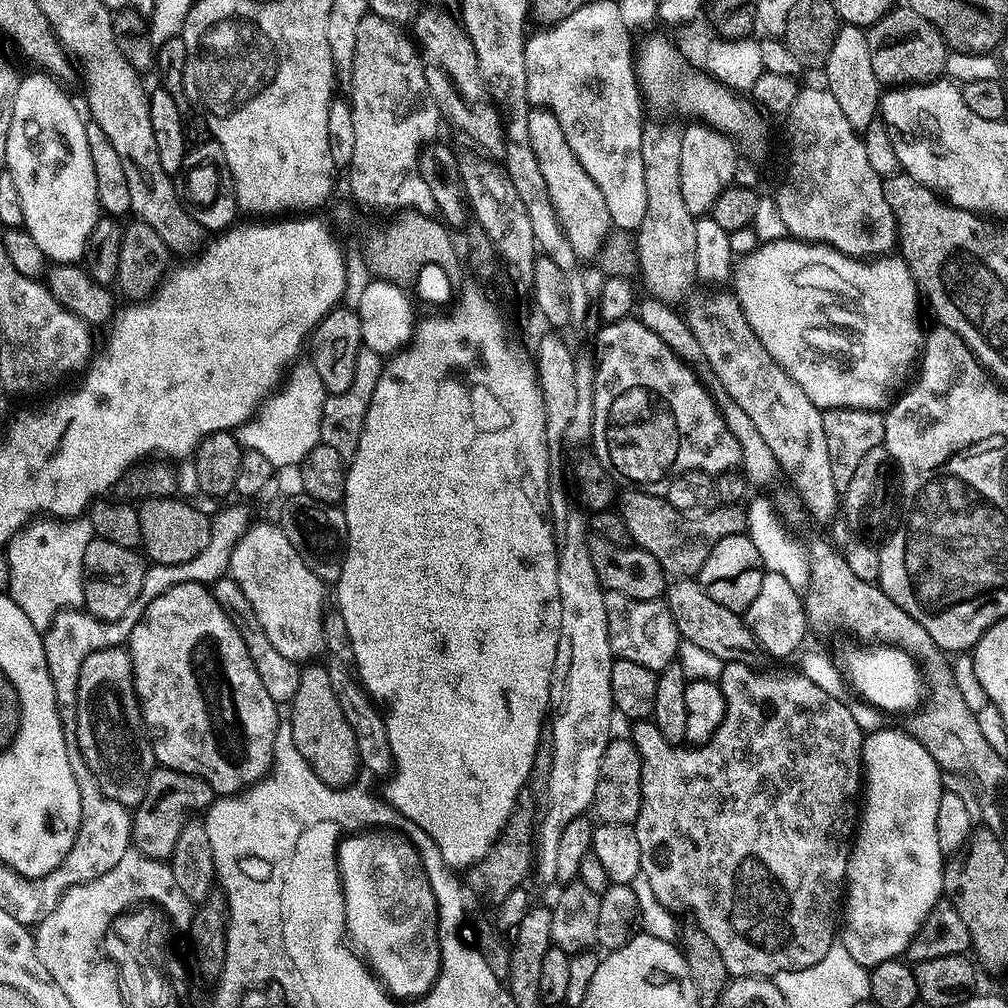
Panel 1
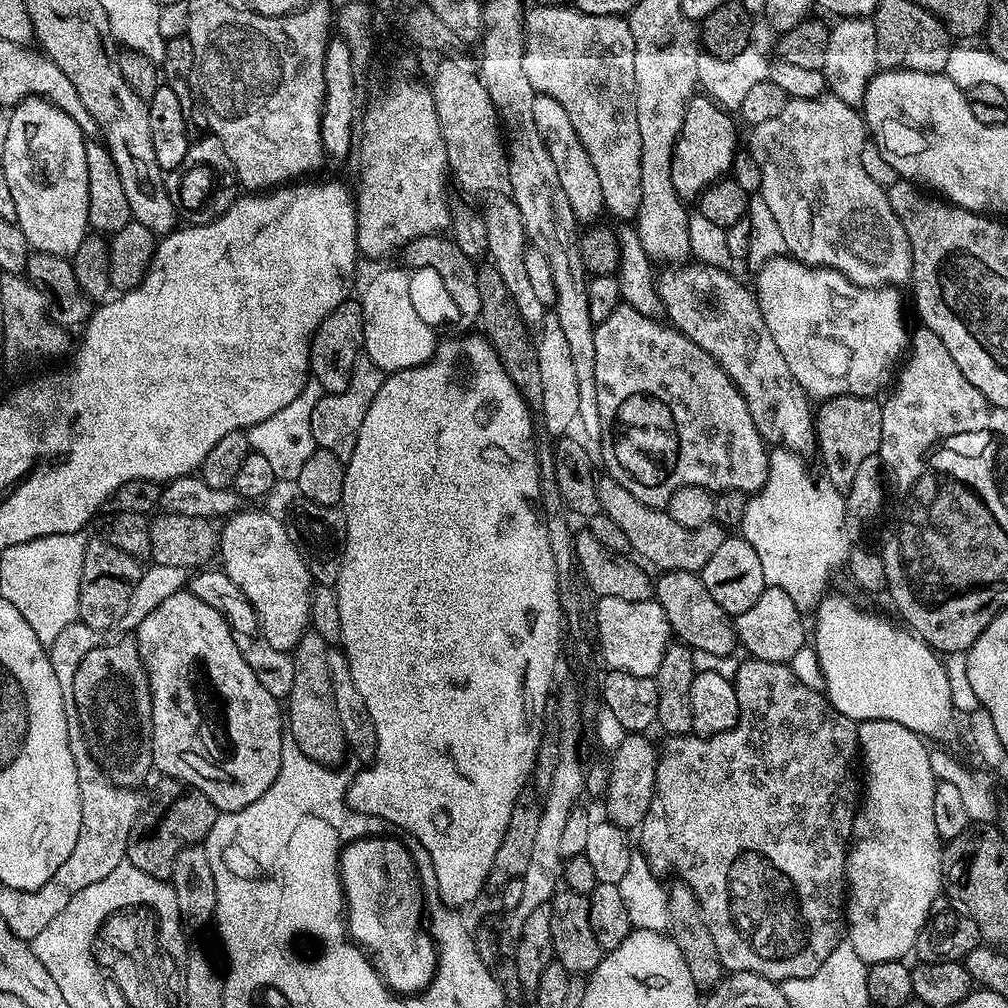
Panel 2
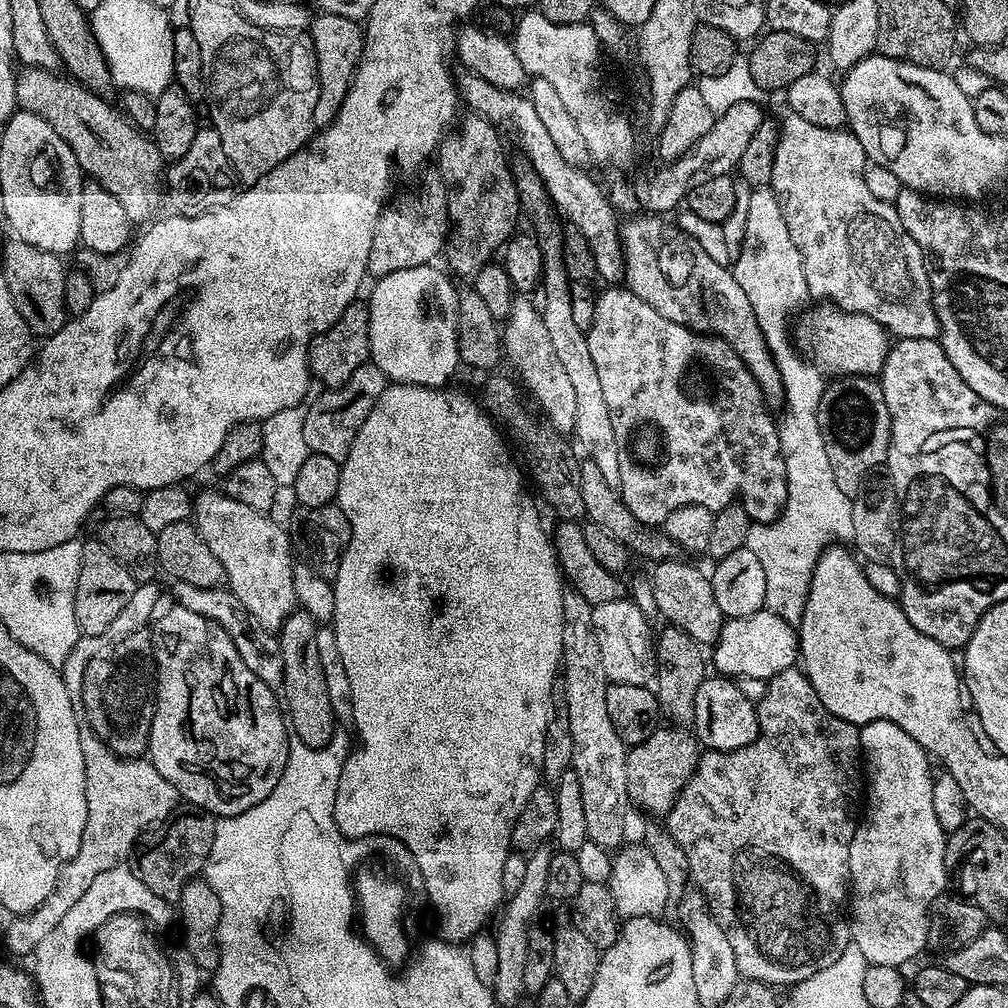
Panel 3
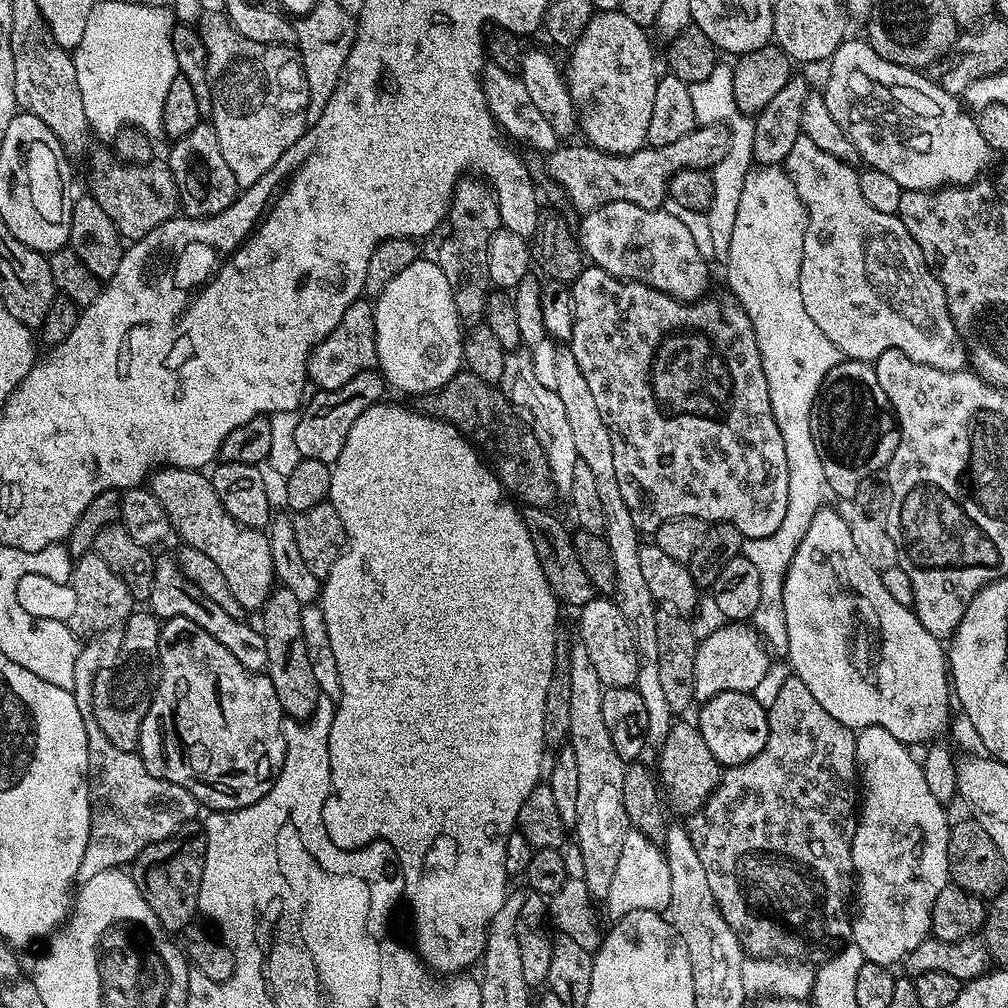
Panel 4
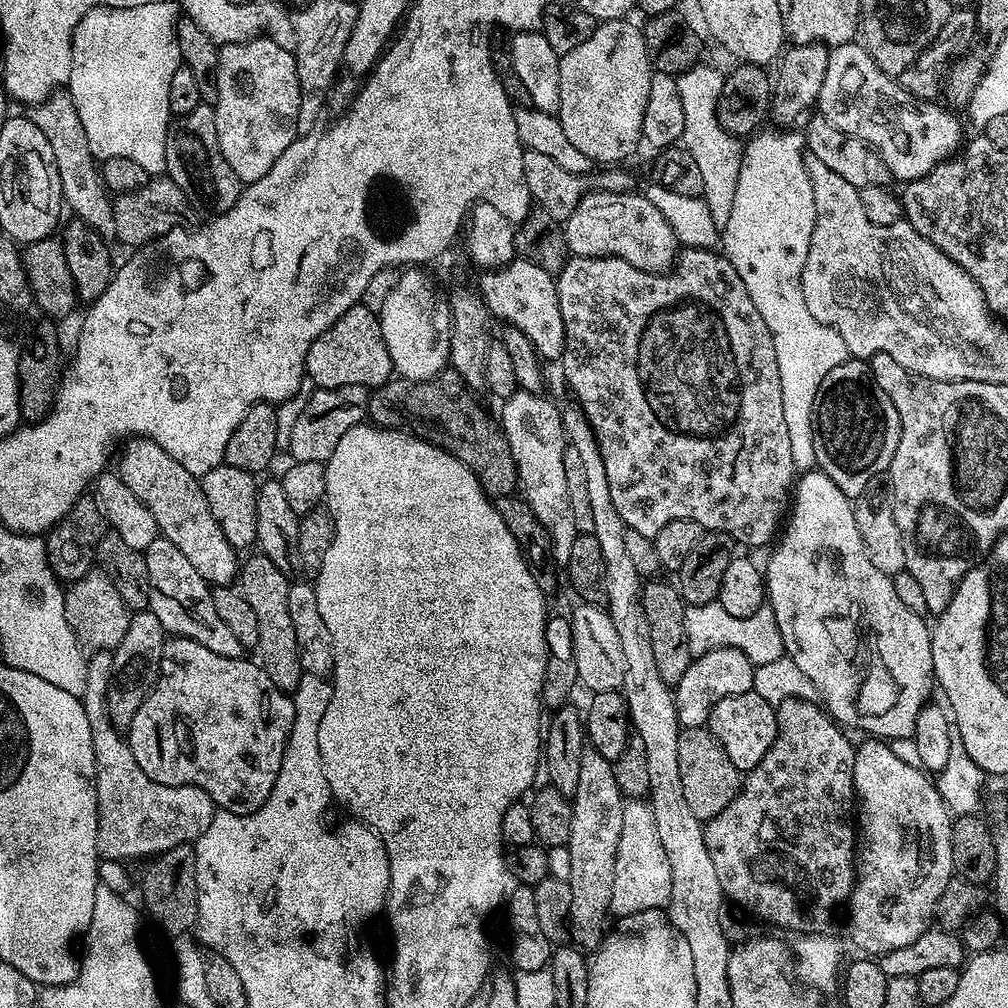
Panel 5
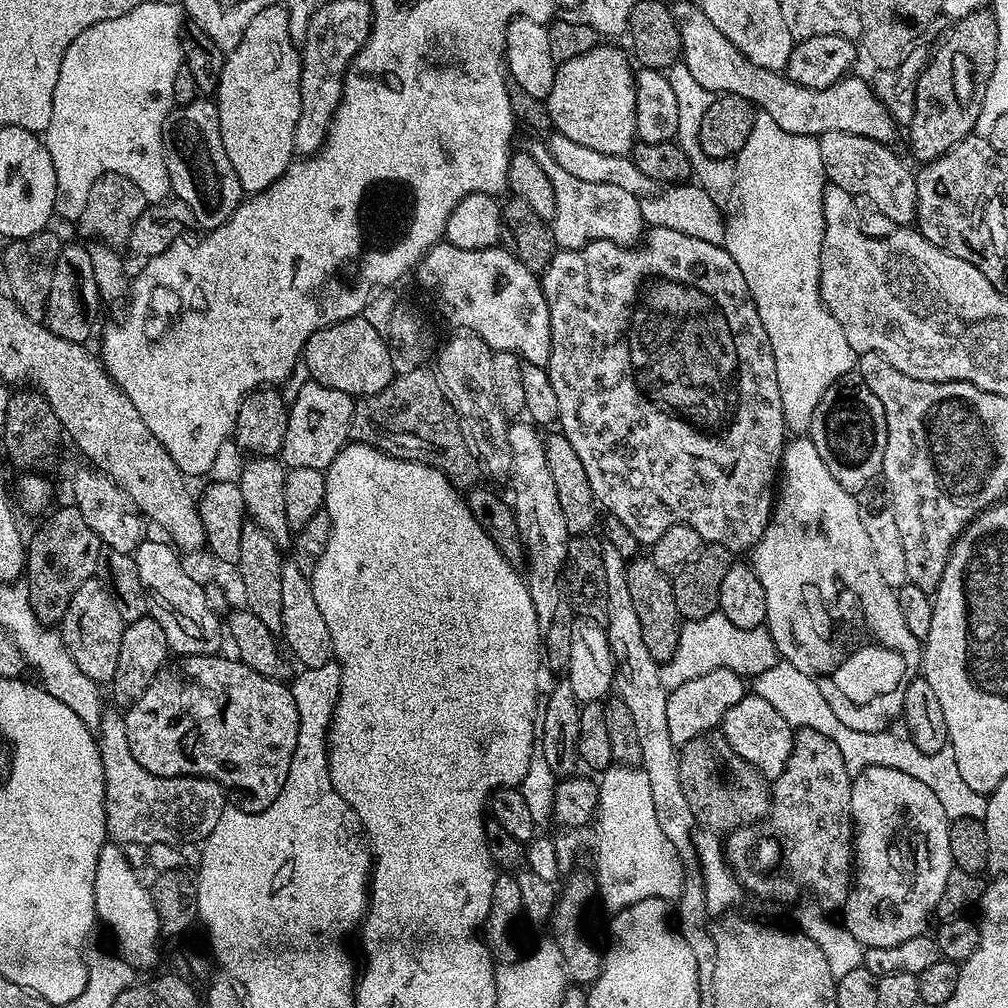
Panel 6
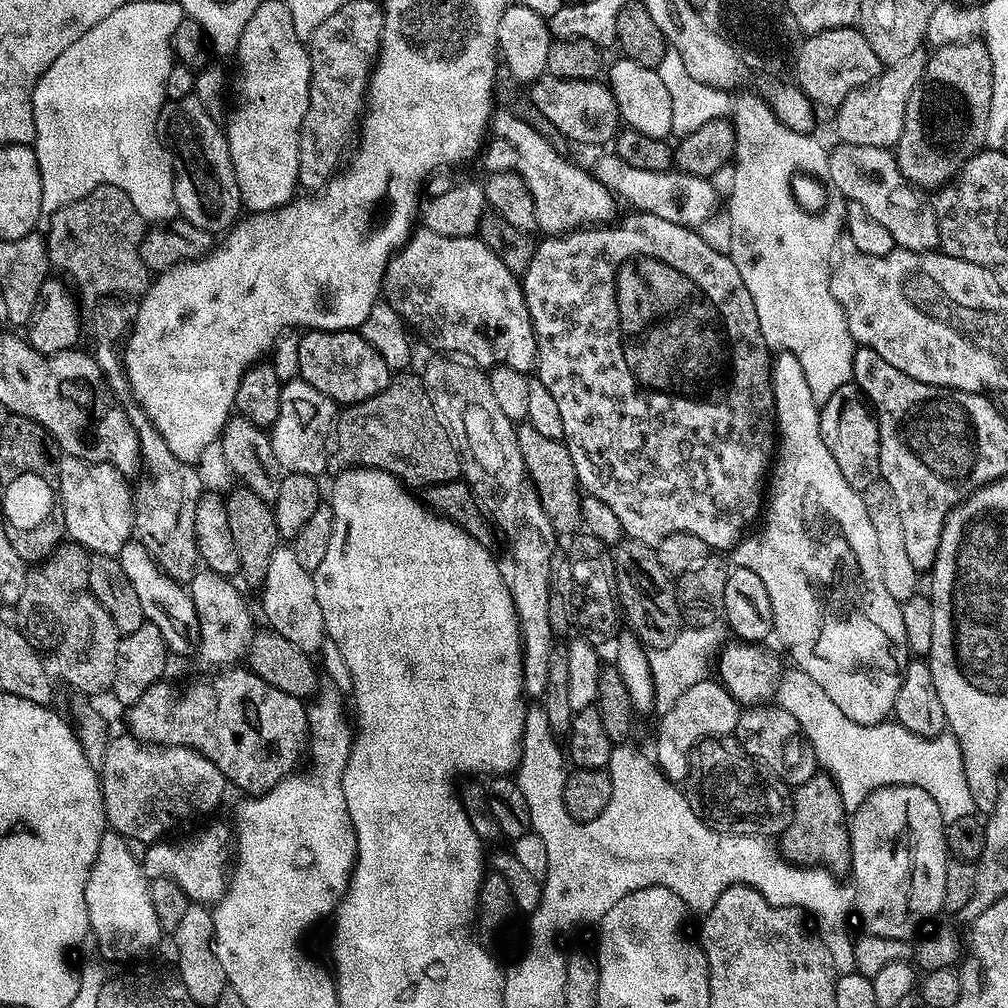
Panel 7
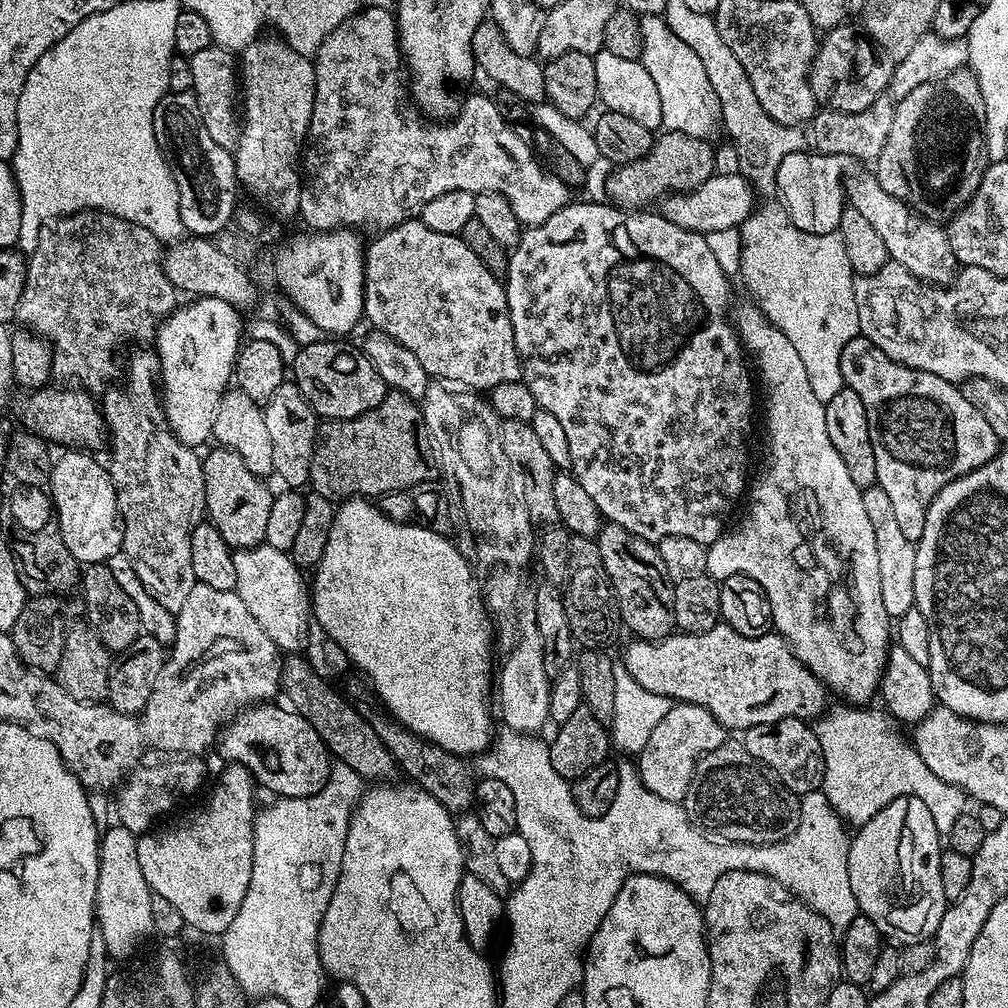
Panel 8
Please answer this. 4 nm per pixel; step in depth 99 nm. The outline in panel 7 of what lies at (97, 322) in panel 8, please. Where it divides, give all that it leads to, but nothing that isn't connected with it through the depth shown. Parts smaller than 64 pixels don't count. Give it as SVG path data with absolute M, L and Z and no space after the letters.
M97 190L51 213L49 220L52 221L46 231L48 263L80 287L81 297L139 298L147 292L150 273L140 253L146 222L124 192Z

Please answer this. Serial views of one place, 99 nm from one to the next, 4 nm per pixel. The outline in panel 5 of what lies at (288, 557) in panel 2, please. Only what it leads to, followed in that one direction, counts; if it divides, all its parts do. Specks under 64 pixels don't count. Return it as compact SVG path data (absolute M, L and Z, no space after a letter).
M132 438L123 448L118 467L120 480L149 508L159 535L174 542L174 546L178 546L178 550L182 550L183 556L190 561L190 566L194 566L194 570L198 570L209 585L231 585L238 576L238 552L230 546L230 542L226 542L222 528L214 522L214 514L210 514L198 477L190 474L182 462L170 458L170 454L152 440Z

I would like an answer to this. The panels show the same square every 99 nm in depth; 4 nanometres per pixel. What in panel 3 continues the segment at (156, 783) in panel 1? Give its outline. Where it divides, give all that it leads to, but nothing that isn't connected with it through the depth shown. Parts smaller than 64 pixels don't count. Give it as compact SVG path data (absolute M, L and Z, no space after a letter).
M203 810L188 811L192 812L186 813L185 816L177 815L167 825L169 828L161 834L157 844L150 845L140 857L135 857L137 860L136 864L134 863L134 871L137 878L146 882L146 886L165 902L179 901L180 891L203 869L210 854L210 846L214 846L217 817Z

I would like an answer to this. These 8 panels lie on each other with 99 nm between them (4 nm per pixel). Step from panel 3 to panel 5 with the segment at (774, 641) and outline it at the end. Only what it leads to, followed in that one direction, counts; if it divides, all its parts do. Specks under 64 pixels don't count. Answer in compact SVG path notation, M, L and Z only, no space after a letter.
M711 648L706 654L695 657L686 674L674 686L676 709L681 728L702 728L707 725L710 710L734 694L746 694L752 691L754 666L746 654L737 648Z

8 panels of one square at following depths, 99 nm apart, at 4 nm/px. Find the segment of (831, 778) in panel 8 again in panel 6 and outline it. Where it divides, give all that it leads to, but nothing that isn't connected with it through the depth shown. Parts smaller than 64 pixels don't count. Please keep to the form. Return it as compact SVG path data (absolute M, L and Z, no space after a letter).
M781 659L780 663L770 666L770 670L762 670L754 678L754 694L758 698L766 698L782 718L792 725L793 729L809 728L818 730L818 734L826 734L842 750L842 758L846 762L846 770L850 773L858 773L866 770L870 766L890 766L894 770L902 770L902 774L910 774L910 778L918 778L918 782L930 786L934 794L938 794L938 802L942 802L942 810L948 816L949 821L958 818L974 818L983 820L988 805L988 796L983 792L970 790L966 786L966 781L962 774L958 774L958 762L954 762L954 750L950 747L938 750L934 754L926 754L918 750L912 741L903 735L895 736L892 730L882 732L859 732L850 730L850 726L845 726L838 722L834 710L822 698L822 690L818 690L815 680L806 678L798 666L794 666L790 661Z

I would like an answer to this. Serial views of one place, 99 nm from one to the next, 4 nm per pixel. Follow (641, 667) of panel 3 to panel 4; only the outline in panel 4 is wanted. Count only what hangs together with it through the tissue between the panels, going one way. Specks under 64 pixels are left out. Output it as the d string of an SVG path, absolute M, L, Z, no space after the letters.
M594 598L579 609L580 636L579 643L586 646L586 654L590 654L590 662L594 662L594 670L605 688L631 688L636 683L636 675L640 669L640 654L636 650L636 636L632 632L630 622L622 614L615 599Z

